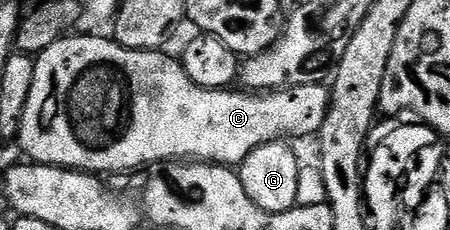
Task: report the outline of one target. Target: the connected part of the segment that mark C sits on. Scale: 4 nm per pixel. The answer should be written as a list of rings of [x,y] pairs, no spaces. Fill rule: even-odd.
[[[69,34],[61,35],[60,39],[55,40],[50,47],[46,49],[46,51],[39,53],[35,57],[36,65],[34,66],[34,82],[30,86],[30,98],[26,98],[26,106],[24,107],[24,113],[22,114],[22,122],[20,123],[20,135],[18,137],[18,145],[20,144],[20,148],[22,151],[28,155],[27,159],[29,161],[35,162],[37,164],[52,164],[56,168],[74,168],[78,172],[90,172],[93,174],[105,174],[104,172],[128,172],[131,168],[140,168],[143,169],[145,166],[155,165],[157,162],[184,162],[184,161],[192,161],[192,162],[207,162],[209,164],[222,164],[225,166],[239,166],[242,161],[244,161],[250,153],[258,146],[262,146],[263,144],[271,144],[273,142],[279,141],[281,138],[292,138],[288,136],[312,136],[315,137],[317,133],[320,131],[320,127],[322,126],[322,122],[326,118],[326,114],[328,113],[328,101],[330,99],[330,92],[327,87],[323,83],[319,84],[299,84],[298,86],[294,86],[293,88],[278,88],[275,90],[260,90],[260,91],[252,91],[252,90],[239,90],[240,92],[236,92],[237,90],[225,90],[222,88],[203,88],[202,86],[198,86],[194,83],[191,78],[185,74],[184,65],[180,63],[179,59],[175,55],[167,56],[164,53],[164,50],[153,50],[153,51],[144,51],[142,49],[130,49],[124,48],[123,45],[117,43],[116,40],[109,38],[107,36],[90,36],[94,34],[84,34],[88,36],[68,36]]]

